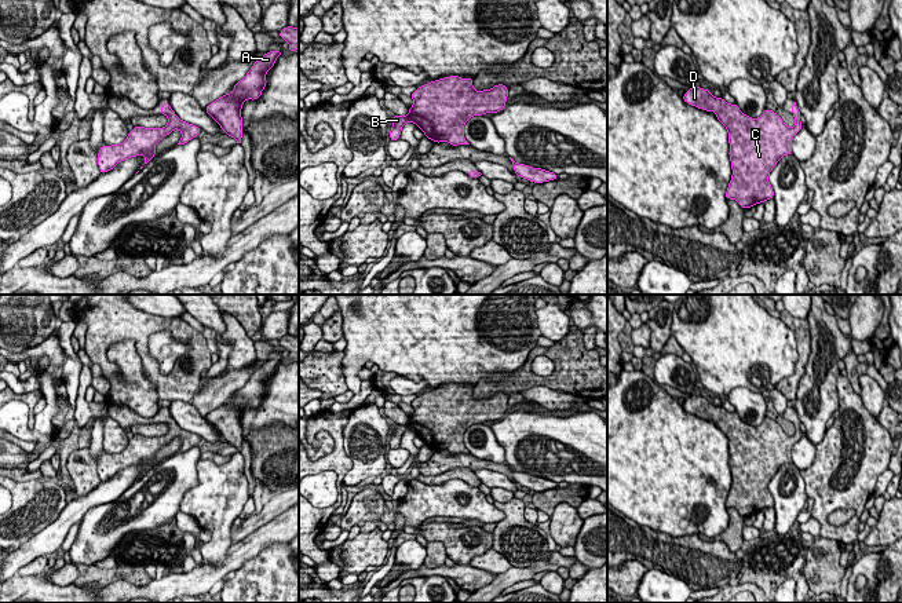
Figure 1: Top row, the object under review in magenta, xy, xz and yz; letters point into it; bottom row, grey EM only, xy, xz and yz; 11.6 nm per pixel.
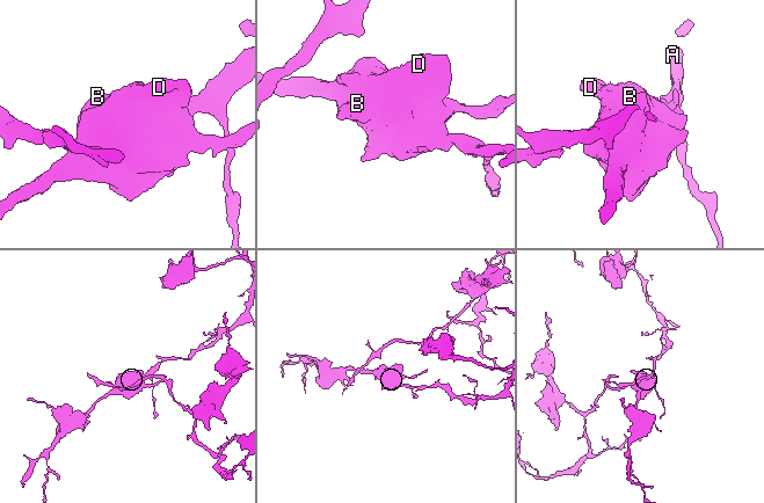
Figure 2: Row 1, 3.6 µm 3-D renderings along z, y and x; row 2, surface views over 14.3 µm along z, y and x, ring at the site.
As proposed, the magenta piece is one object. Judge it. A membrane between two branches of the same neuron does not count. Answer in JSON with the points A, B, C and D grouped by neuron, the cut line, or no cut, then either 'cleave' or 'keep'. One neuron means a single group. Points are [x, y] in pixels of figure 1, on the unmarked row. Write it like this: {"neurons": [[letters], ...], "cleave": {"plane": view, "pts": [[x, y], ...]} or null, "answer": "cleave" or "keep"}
{"neurons": [["A", "B", "C", "D"]], "cleave": null, "answer": "keep"}

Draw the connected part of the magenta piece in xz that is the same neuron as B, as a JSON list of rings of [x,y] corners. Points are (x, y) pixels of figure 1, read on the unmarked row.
[[[449,384],[417,395],[410,403],[415,412],[409,423],[391,427],[390,447],[398,449],[402,435],[410,430],[437,452],[470,453],[464,446],[464,432],[474,424],[501,420],[508,405],[504,392],[475,399],[471,390],[472,385]]]

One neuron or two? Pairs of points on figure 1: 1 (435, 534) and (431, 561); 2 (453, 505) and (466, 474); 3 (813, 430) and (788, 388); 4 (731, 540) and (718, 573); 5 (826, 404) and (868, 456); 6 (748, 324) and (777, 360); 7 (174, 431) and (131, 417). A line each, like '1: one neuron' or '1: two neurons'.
1: two neurons
2: two neurons
3: two neurons
4: two neurons
5: two neurons
6: one neuron
7: one neuron

